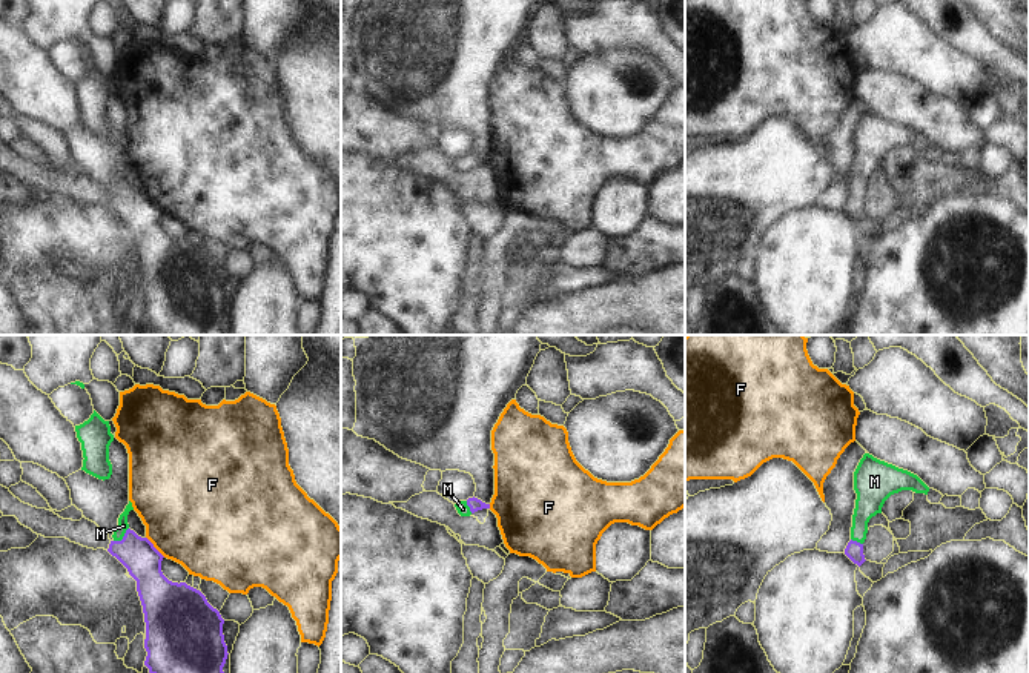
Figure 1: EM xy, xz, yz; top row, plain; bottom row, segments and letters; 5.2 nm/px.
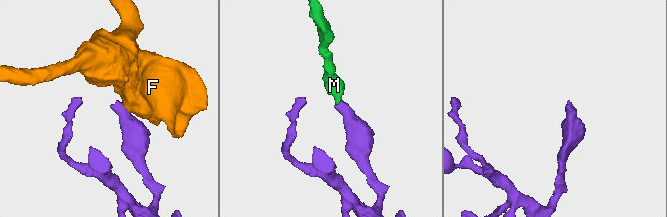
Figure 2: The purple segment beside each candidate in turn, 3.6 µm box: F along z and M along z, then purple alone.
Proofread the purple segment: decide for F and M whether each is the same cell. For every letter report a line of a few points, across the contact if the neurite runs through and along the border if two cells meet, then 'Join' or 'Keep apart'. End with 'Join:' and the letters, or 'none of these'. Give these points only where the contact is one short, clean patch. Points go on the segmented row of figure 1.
F: Line: xy (146, 537), (165, 556). Keep apart
M: Line: xy (143, 561), (126, 544), (123, 537), (123, 526). Join
Join: M.

